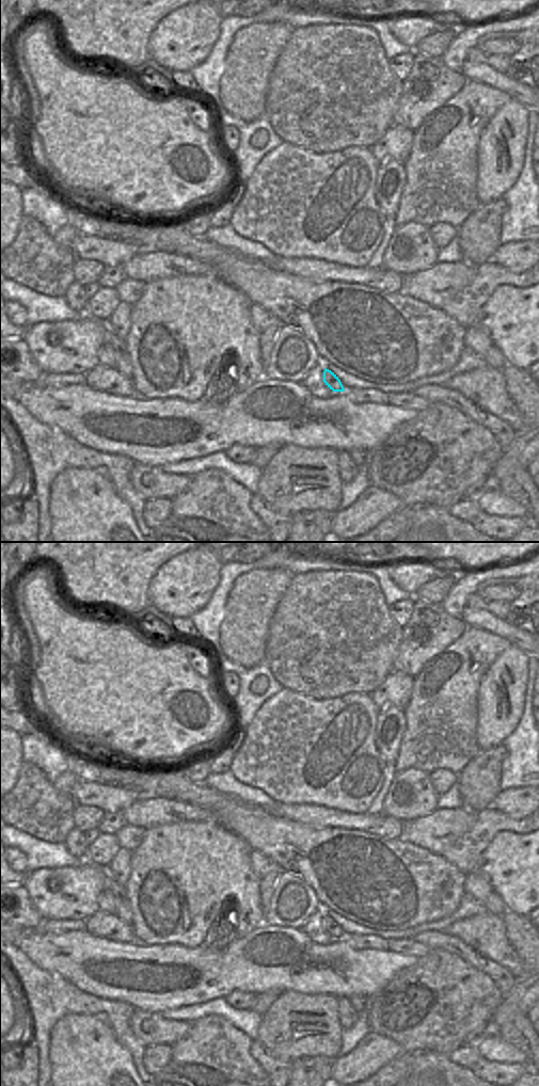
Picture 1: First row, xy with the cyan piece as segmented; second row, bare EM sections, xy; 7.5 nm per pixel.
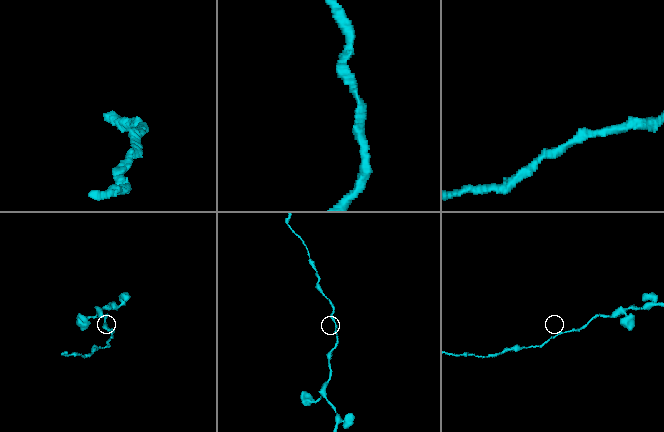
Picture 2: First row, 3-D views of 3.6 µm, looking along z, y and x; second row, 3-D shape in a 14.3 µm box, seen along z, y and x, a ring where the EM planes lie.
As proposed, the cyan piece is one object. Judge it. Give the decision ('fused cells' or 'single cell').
single cell

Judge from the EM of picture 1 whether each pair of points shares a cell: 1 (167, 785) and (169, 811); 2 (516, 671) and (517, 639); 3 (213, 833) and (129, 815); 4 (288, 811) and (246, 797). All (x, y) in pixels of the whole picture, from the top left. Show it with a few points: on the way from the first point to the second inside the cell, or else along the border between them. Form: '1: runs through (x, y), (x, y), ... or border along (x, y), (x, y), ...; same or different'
1: border along (142, 799), (170, 798), (192, 805); different
2: border along (511, 644), (527, 654); different
3: border along (196, 821), (160, 824), (147, 829); different
4: border along (275, 802), (272, 807), (262, 808); different

